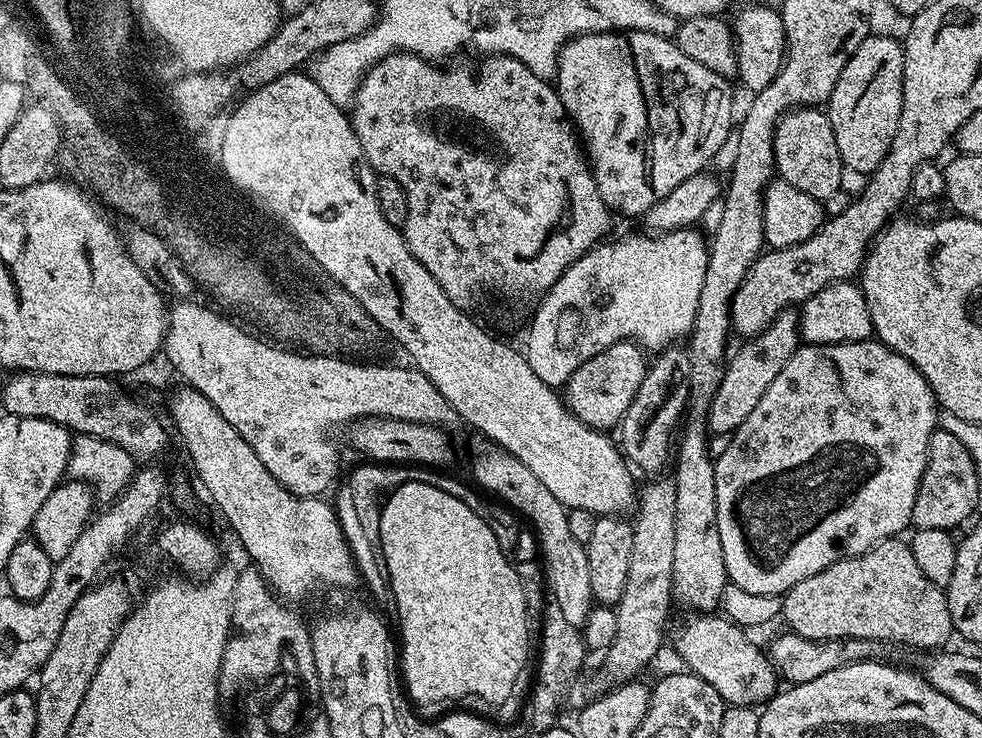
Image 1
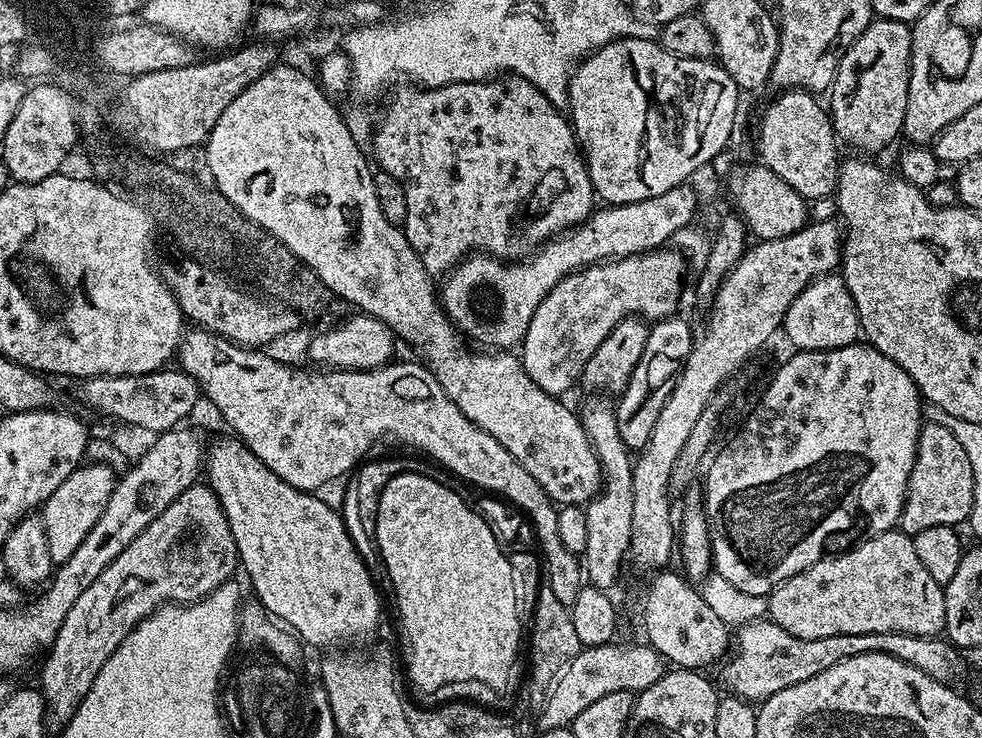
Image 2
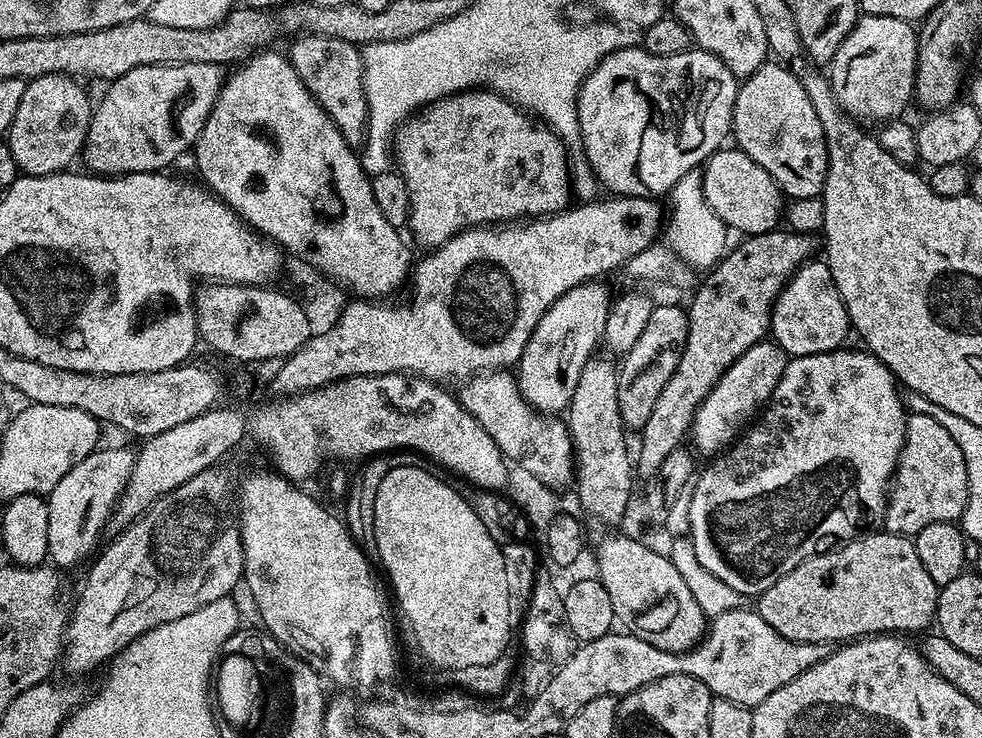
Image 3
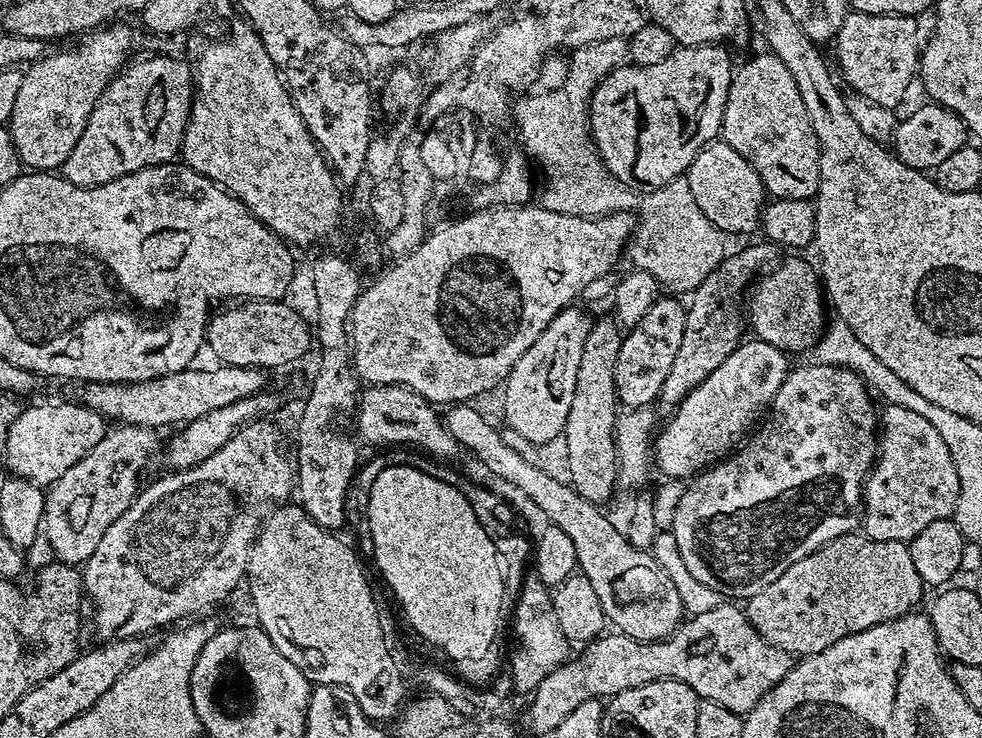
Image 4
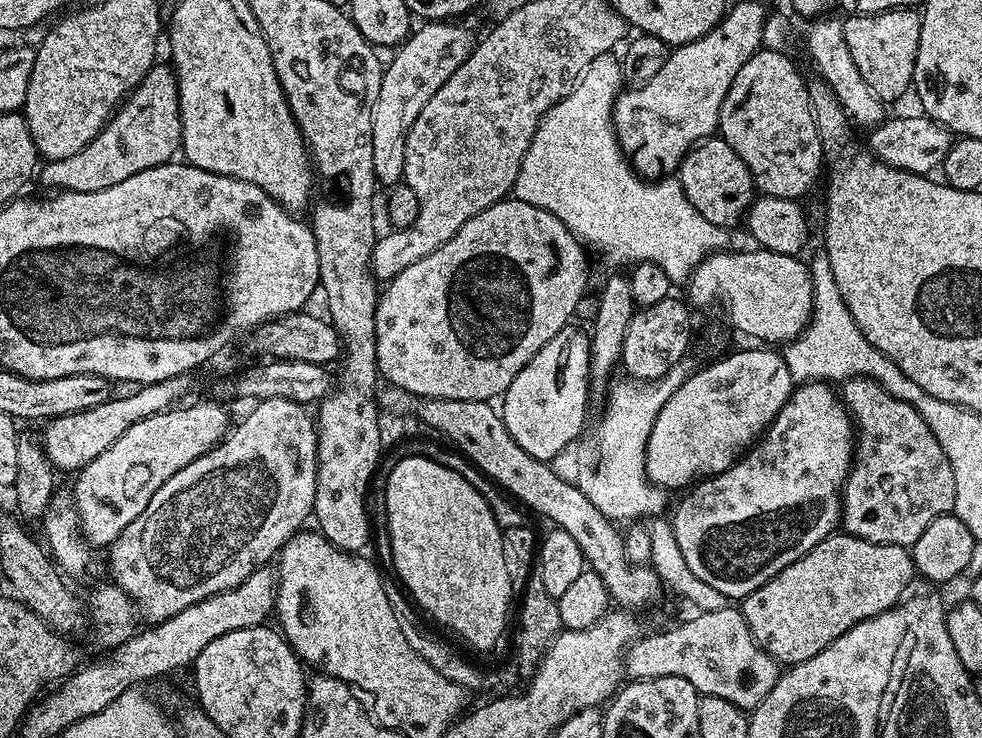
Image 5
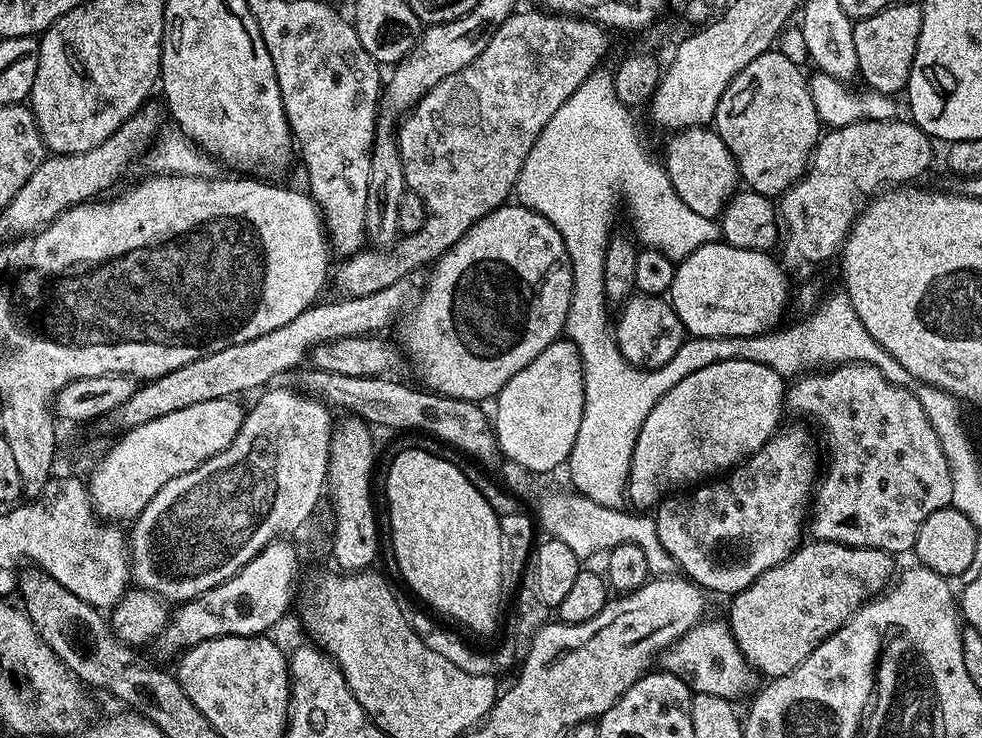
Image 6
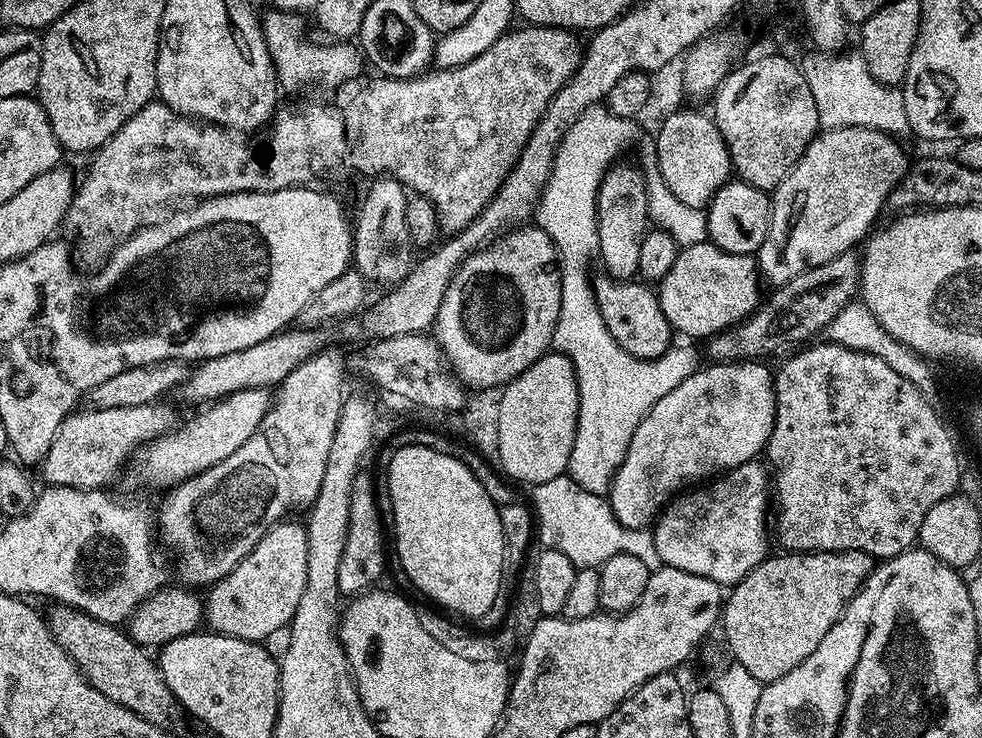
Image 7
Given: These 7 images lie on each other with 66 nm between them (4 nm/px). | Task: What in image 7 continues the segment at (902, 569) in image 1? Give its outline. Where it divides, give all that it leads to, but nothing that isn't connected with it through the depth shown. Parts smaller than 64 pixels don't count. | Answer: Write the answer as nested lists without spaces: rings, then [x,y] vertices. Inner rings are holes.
[[[788,552],[780,555],[784,556],[769,555],[767,560],[754,566],[754,570],[750,570],[750,574],[746,574],[746,578],[742,578],[727,593],[722,609],[722,628],[724,624],[724,636],[728,639],[729,650],[732,651],[731,659],[737,664],[746,666],[746,670],[750,670],[750,674],[754,674],[754,678],[758,678],[761,685],[771,684],[772,681],[782,678],[782,674],[790,674],[794,666],[806,662],[806,658],[810,658],[810,654],[818,650],[818,642],[822,642],[822,638],[830,634],[834,622],[838,622],[838,618],[844,613],[844,608],[856,597],[856,593],[864,585],[864,581],[867,580],[874,567],[873,557],[867,556],[865,552]]]

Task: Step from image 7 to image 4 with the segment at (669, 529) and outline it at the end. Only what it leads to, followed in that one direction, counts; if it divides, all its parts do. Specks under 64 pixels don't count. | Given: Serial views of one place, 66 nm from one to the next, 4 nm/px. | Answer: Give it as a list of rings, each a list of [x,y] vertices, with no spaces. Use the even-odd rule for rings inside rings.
[[[805,362],[801,368],[793,367],[789,371],[788,377],[784,379],[778,394],[772,399],[759,427],[737,447],[731,456],[699,473],[687,485],[689,488],[685,490],[684,497],[680,500],[680,506],[676,510],[676,521],[670,525],[670,531],[677,538],[688,570],[700,582],[719,589],[721,593],[747,598],[758,594],[758,590],[766,590],[766,586],[770,586],[770,582],[775,582],[781,574],[786,574],[786,570],[790,570],[790,566],[794,566],[794,562],[806,558],[806,554],[814,554],[814,550],[818,550],[823,544],[829,544],[834,538],[855,533],[862,524],[864,484],[868,481],[868,473],[872,471],[878,457],[878,408],[876,412],[875,406],[872,405],[872,398],[874,400],[869,385],[865,384],[864,379],[858,373],[851,372],[849,368],[811,362]]]

